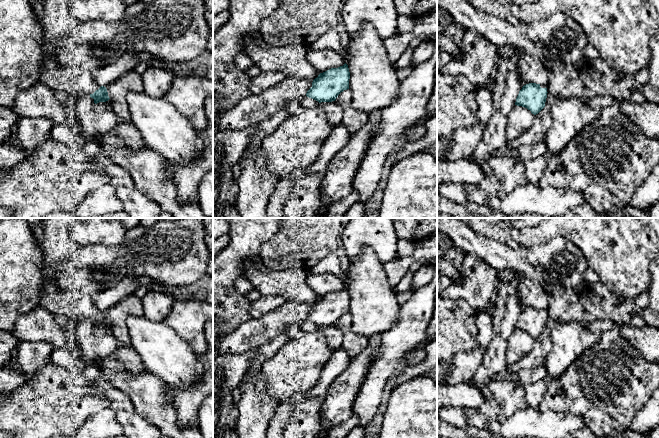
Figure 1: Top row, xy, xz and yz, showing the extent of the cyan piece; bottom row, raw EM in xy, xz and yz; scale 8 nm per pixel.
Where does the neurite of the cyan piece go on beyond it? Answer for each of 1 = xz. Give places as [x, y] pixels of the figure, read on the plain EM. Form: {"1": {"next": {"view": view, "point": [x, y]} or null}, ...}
{"1": {"next": null}}

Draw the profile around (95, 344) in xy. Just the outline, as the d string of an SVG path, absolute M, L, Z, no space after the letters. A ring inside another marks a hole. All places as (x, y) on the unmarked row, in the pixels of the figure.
M79 317L76 327L77 340L88 366L94 366L99 359L111 355L120 345L112 334L112 326L94 327L90 318Z

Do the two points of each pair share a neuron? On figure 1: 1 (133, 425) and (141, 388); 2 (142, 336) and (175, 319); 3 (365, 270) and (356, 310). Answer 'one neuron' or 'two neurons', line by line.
1: two neurons
2: two neurons
3: one neuron

